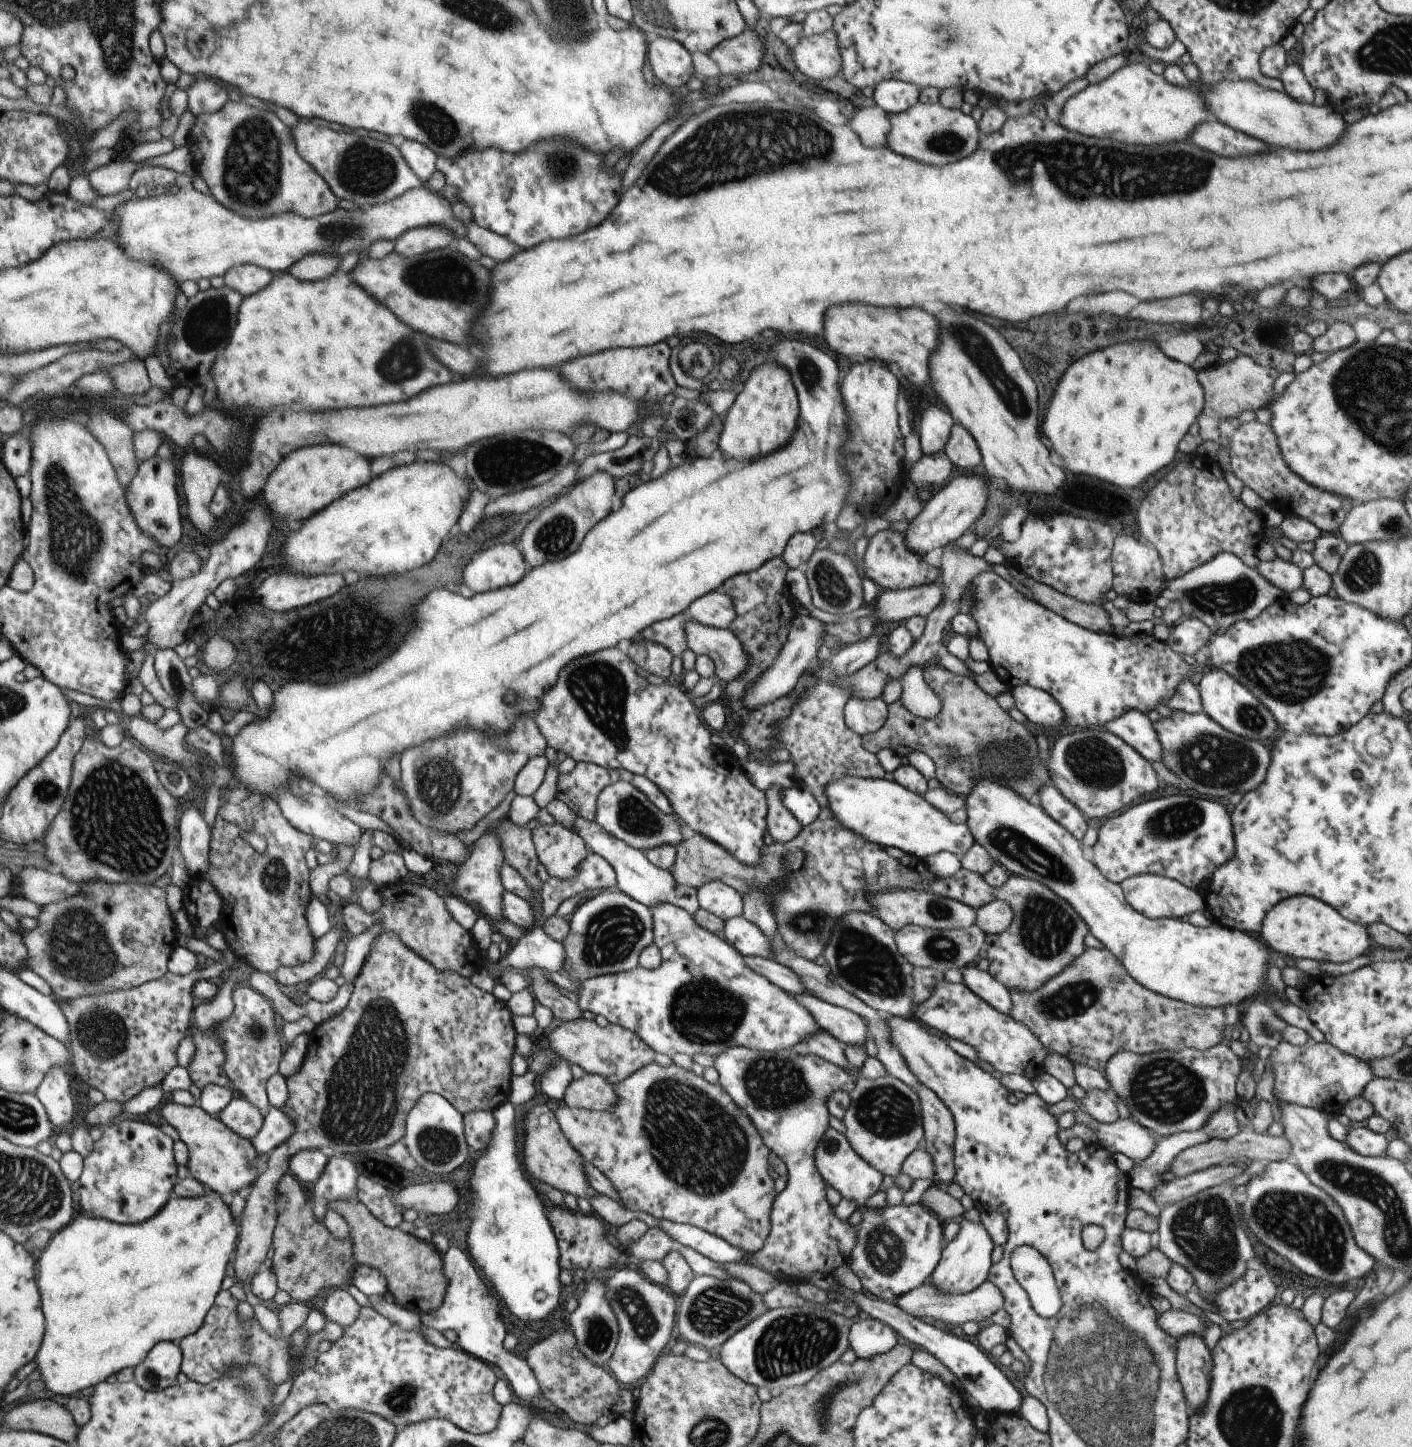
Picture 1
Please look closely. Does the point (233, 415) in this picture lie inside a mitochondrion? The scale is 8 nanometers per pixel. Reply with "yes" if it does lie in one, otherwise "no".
no

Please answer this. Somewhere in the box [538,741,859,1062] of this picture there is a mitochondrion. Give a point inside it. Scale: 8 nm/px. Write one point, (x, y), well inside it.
(705, 1011)

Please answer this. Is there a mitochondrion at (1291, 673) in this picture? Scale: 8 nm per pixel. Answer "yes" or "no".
yes

